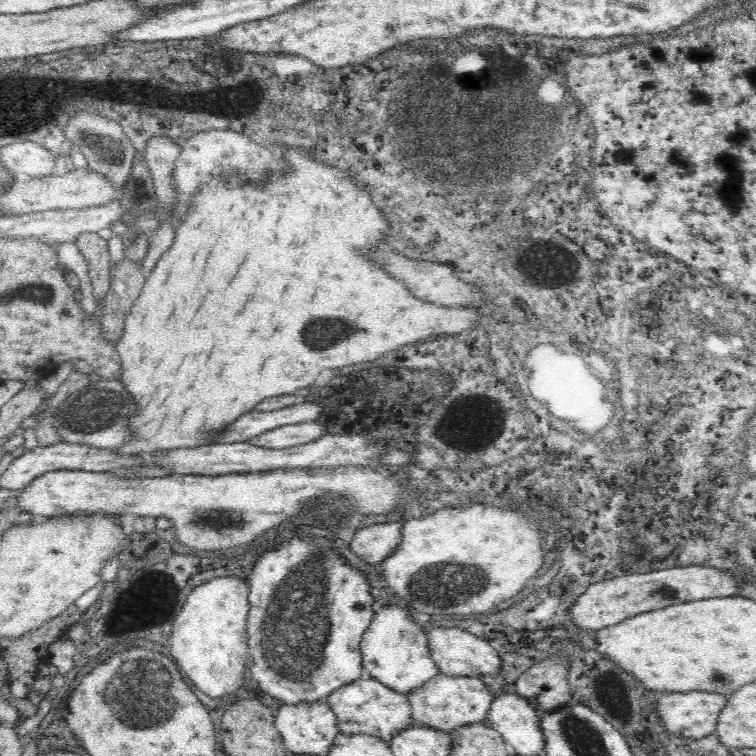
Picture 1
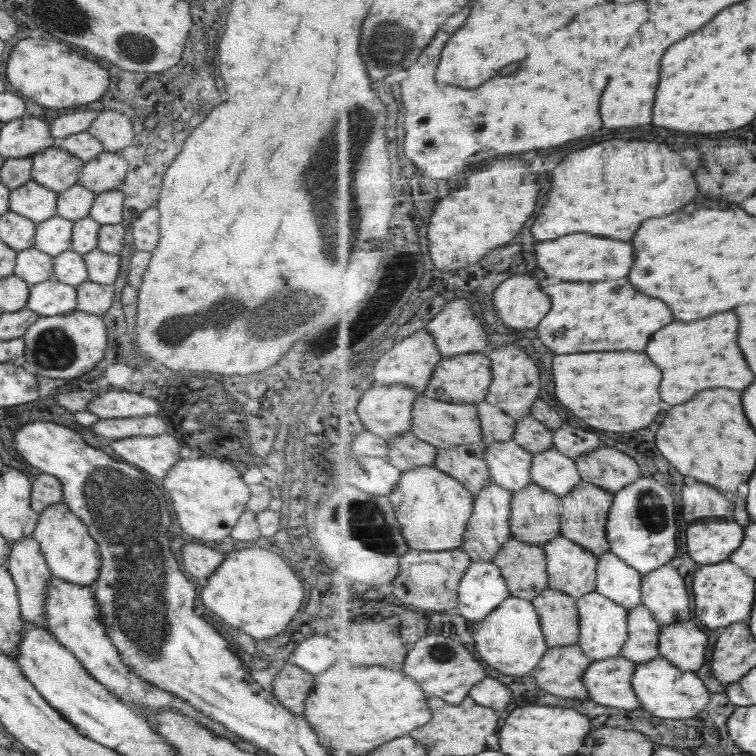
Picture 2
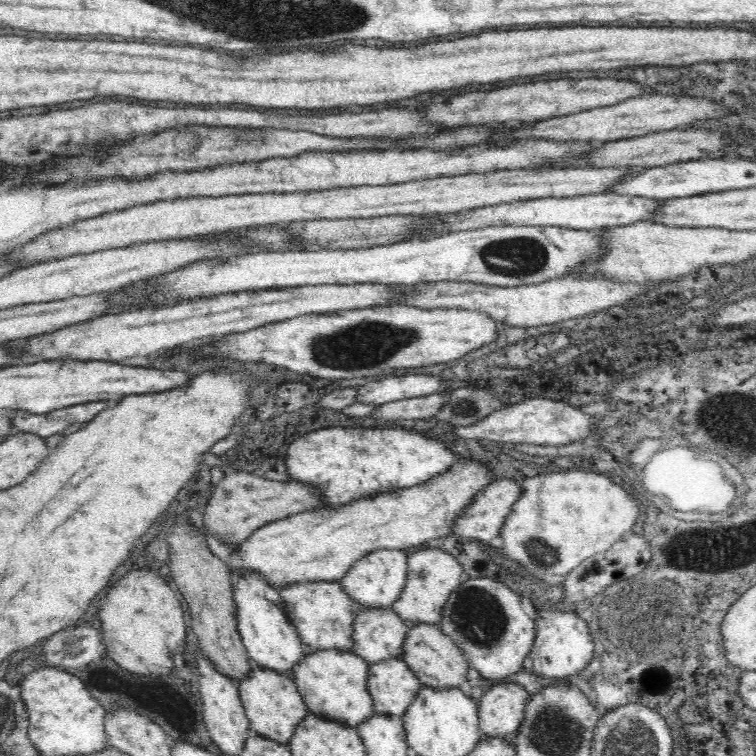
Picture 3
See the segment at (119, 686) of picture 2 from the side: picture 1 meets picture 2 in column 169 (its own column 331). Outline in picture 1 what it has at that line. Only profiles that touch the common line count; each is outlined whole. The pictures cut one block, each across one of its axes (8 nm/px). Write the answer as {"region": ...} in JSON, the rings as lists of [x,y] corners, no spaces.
{"region":[[[365,675],[331,692],[326,703],[337,716],[339,733],[344,735],[364,733],[377,736],[390,744],[396,732],[414,724],[407,695],[400,694]]]}

